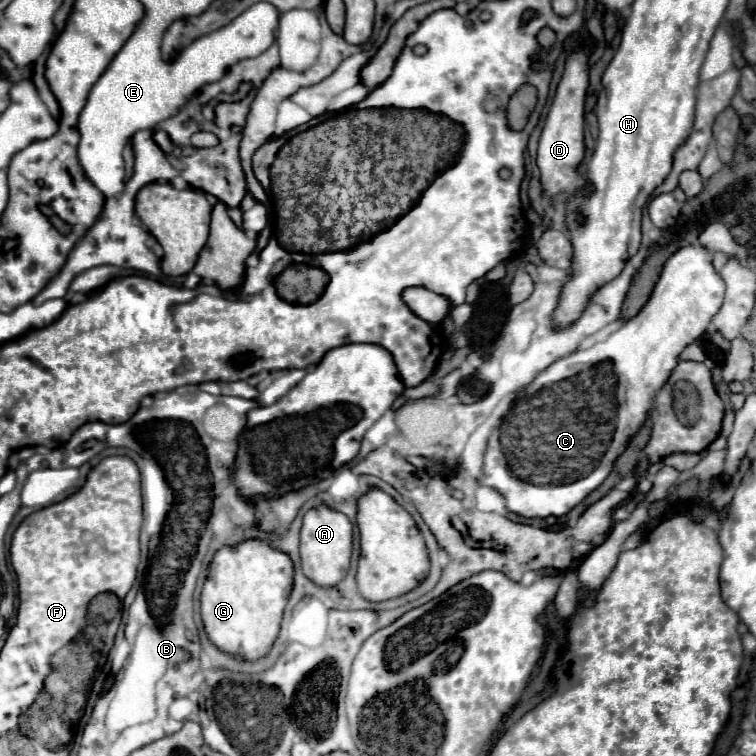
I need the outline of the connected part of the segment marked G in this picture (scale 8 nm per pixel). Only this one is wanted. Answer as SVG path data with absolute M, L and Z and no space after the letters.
M251 539L235 547L219 549L207 569L207 581L201 593L201 617L209 641L223 653L229 653L241 661L257 661L265 657L279 635L283 609L289 601L291 589L293 589L293 563L289 555L273 549L265 541Z

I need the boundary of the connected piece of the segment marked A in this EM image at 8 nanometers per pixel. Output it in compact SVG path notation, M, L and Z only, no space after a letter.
M325 505L305 513L301 527L301 567L307 579L317 583L319 587L335 587L337 583L341 583L341 579L345 579L349 571L351 551L353 525L343 513L331 511Z

